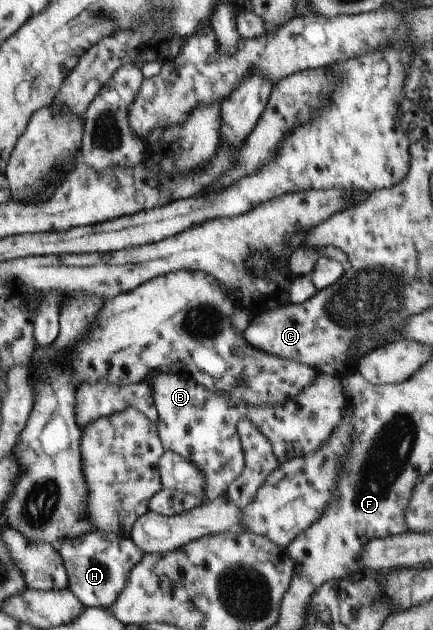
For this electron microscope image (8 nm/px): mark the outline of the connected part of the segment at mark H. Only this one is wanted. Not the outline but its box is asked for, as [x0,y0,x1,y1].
[56,530,144,608]

